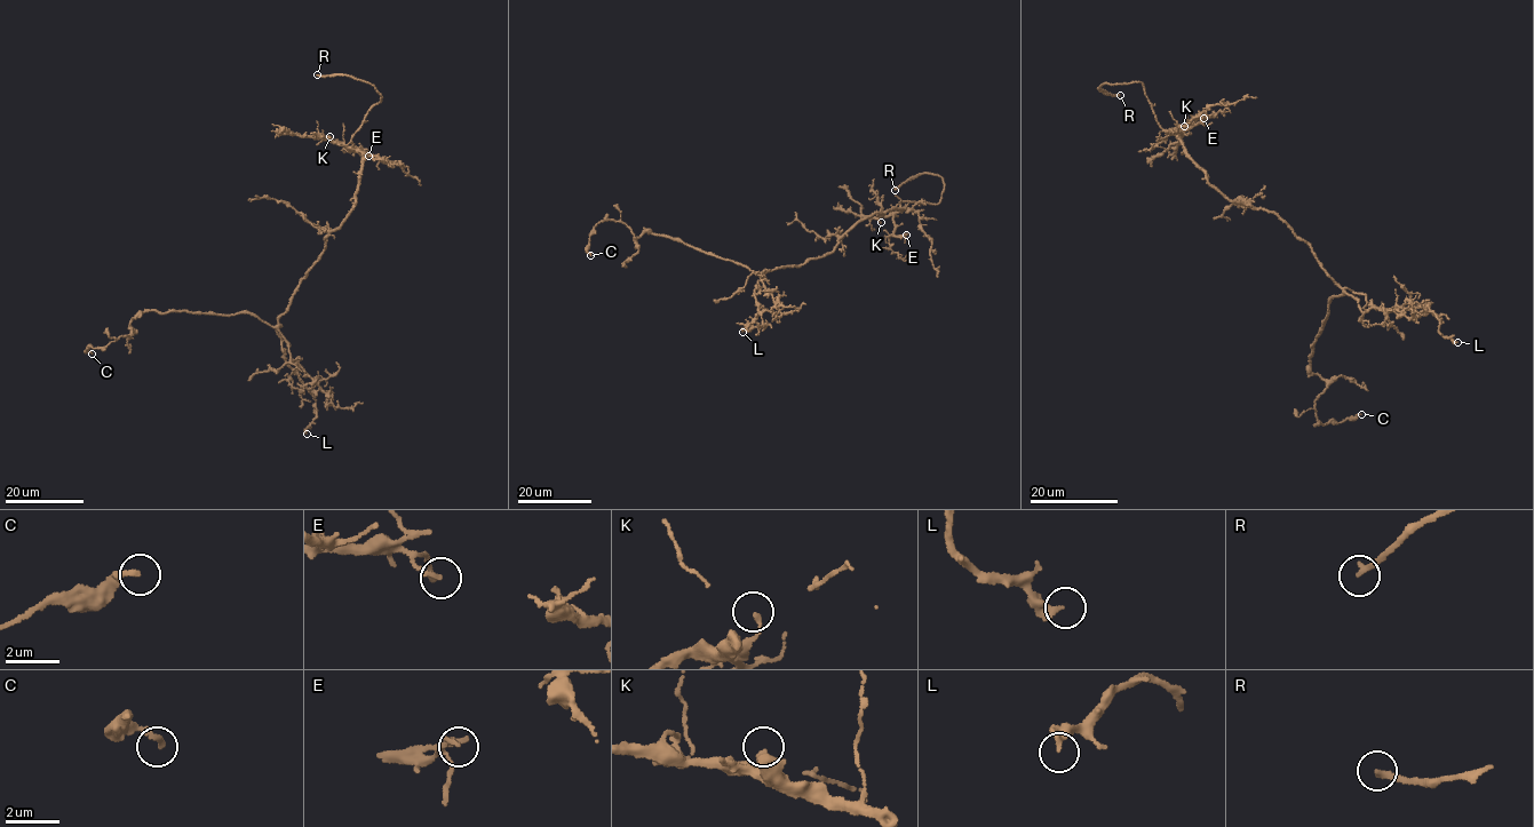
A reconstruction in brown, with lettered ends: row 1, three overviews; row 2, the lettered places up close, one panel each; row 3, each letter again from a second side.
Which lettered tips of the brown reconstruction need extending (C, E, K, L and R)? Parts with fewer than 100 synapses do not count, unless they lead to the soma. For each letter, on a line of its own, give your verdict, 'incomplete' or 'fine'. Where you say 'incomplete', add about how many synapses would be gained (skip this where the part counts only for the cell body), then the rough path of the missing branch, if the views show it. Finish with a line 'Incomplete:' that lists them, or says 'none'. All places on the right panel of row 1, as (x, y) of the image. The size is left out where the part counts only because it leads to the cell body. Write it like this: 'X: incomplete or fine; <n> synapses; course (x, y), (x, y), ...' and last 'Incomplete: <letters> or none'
C: fine
E: fine
K: fine
L: fine
R: incomplete; course (1120, 95), (1135, 94)
Incomplete: R

